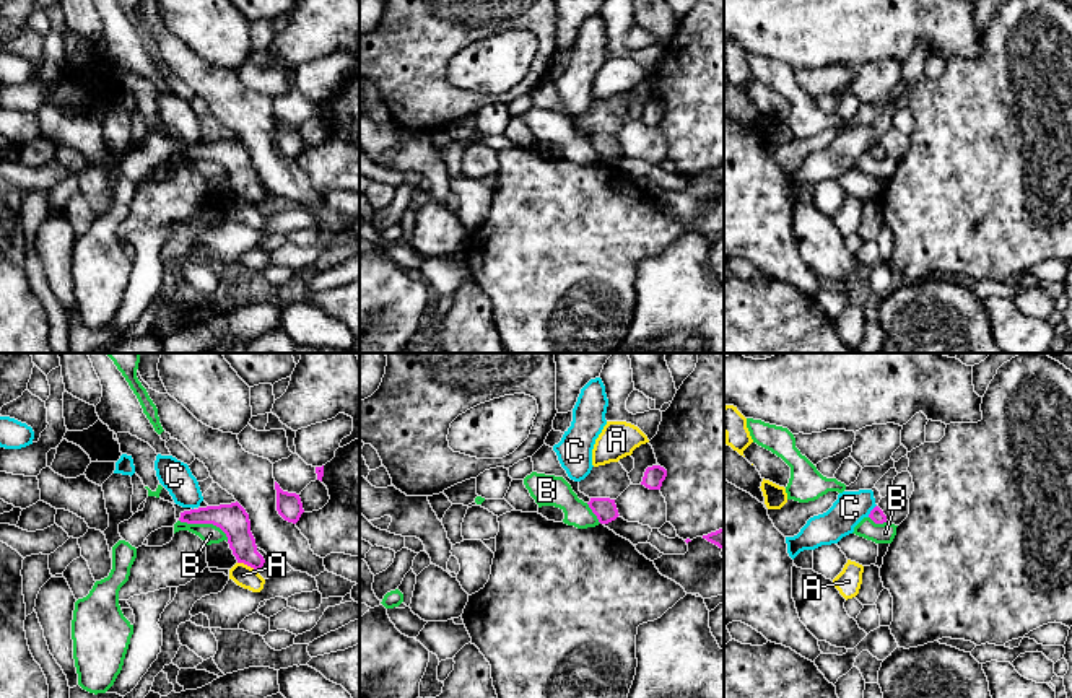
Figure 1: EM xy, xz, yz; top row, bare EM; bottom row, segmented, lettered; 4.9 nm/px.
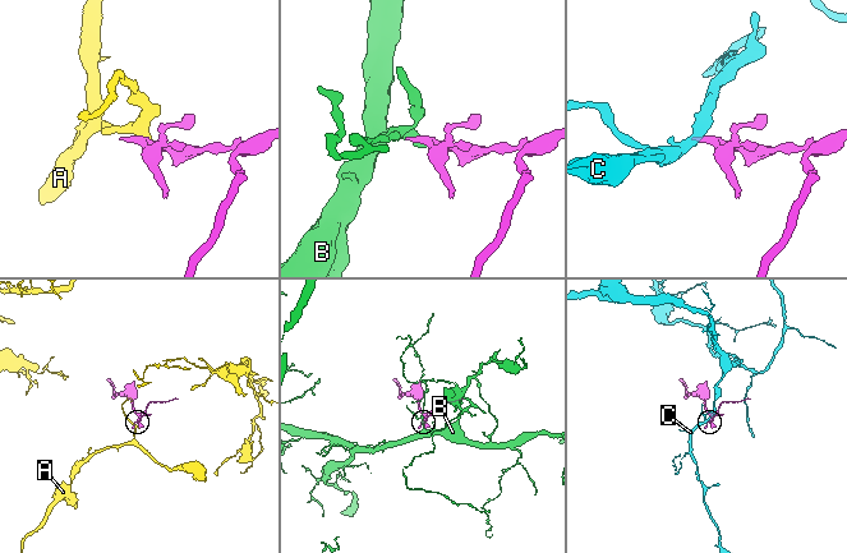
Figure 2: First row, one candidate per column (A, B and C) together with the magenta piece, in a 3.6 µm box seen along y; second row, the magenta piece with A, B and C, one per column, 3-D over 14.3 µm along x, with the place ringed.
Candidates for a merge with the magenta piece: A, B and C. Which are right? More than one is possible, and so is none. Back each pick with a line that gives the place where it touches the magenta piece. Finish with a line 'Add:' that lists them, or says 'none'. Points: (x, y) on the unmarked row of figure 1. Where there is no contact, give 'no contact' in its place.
Add: none

